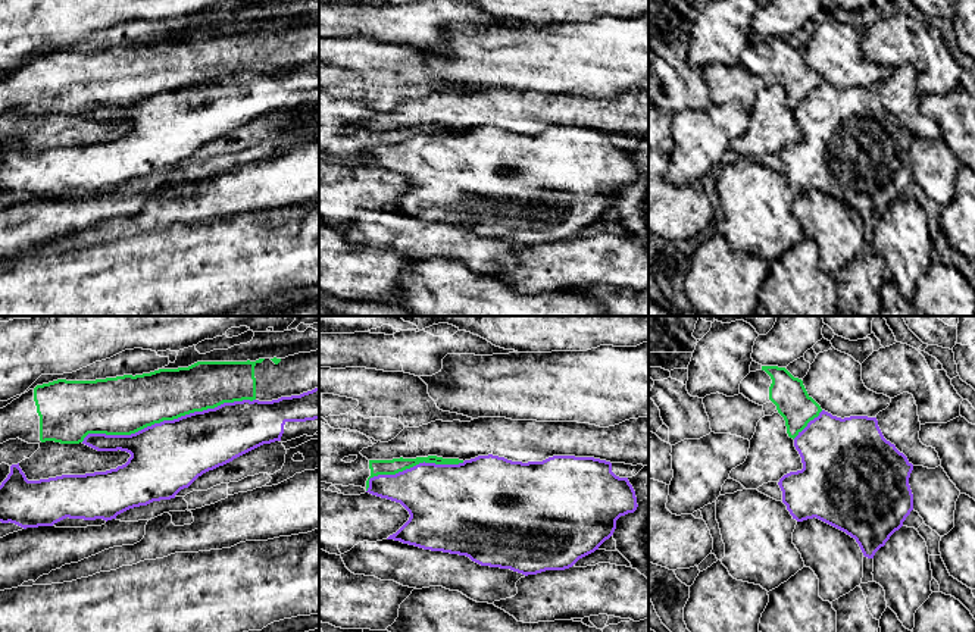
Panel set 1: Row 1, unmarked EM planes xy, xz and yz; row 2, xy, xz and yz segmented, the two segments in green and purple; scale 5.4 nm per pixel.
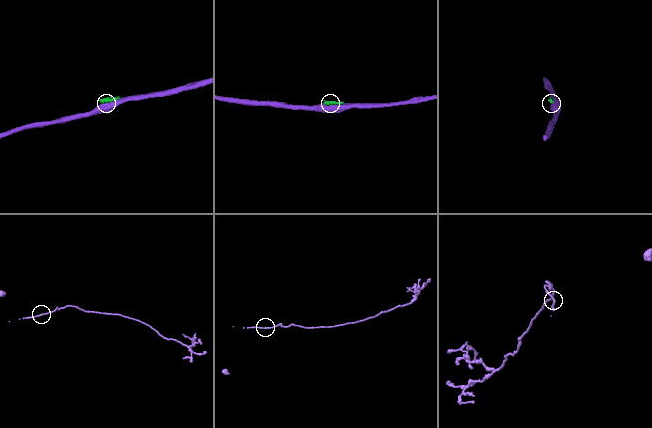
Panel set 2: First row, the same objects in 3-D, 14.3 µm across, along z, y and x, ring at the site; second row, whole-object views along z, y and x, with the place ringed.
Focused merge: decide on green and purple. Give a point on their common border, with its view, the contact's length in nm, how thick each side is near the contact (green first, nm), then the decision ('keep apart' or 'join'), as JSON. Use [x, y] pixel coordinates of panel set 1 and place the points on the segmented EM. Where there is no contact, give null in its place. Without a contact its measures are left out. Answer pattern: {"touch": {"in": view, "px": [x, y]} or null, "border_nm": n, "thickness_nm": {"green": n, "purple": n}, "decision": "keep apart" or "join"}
{"touch": {"in": "xy", "px": [168, 419]}, "border_nm": 950, "thickness_nm": {"green": 320, "purple": 380}, "decision": "keep apart"}

